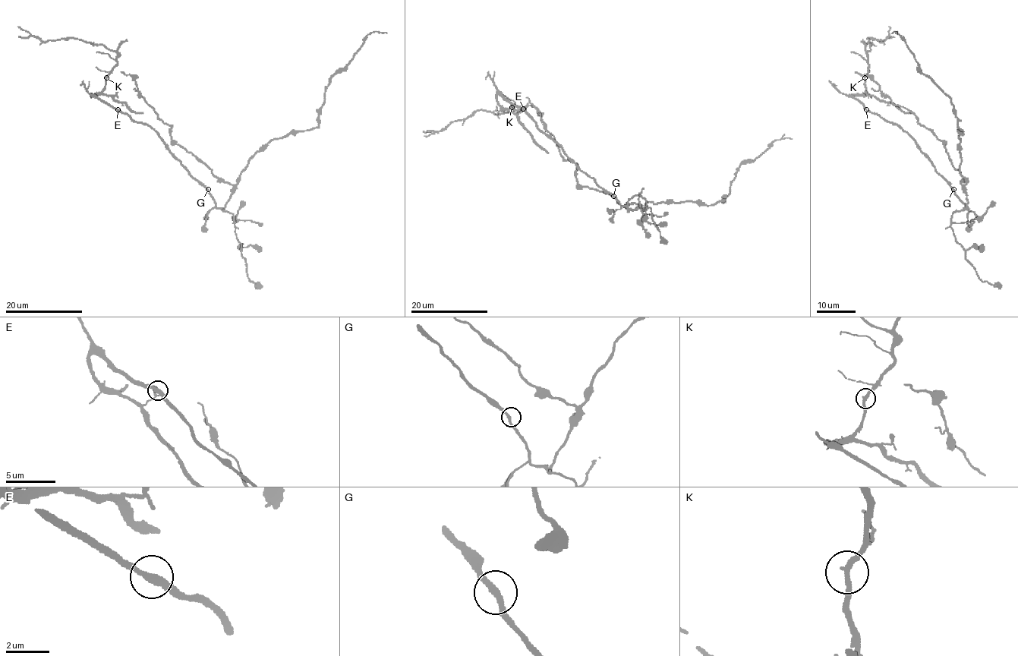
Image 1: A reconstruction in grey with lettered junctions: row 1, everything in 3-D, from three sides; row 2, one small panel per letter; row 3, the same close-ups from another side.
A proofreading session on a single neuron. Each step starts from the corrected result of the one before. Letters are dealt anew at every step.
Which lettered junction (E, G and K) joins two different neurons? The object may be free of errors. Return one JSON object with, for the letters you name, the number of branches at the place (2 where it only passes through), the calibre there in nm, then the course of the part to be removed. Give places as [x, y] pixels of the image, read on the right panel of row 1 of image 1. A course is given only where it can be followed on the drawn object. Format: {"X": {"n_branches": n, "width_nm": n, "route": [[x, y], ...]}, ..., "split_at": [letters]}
{"split_at": []}

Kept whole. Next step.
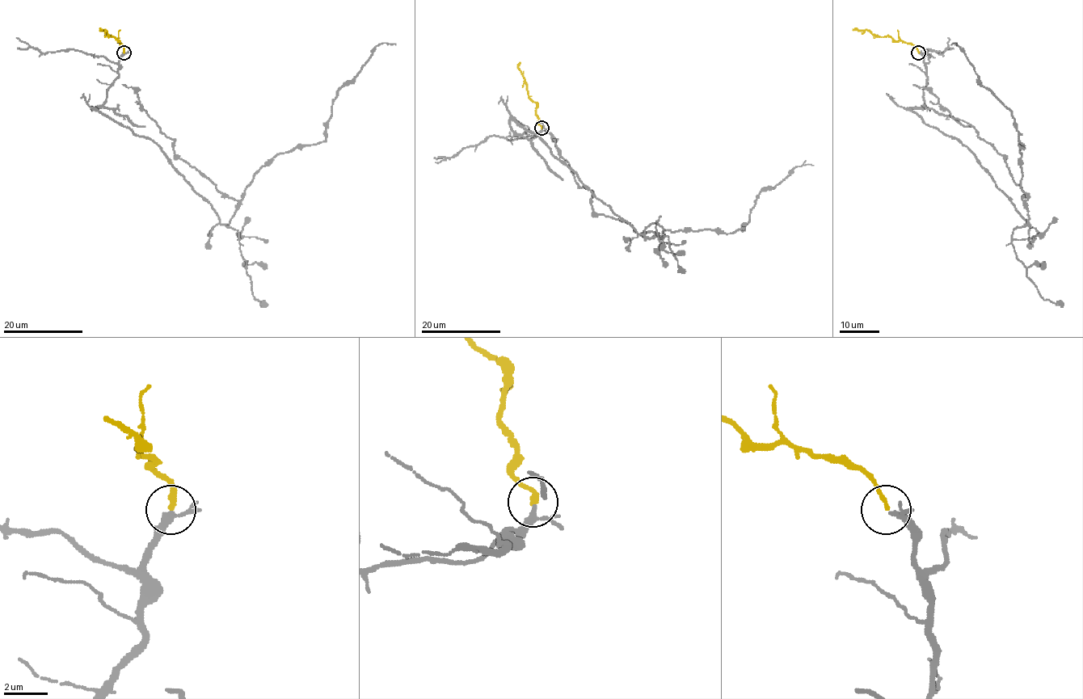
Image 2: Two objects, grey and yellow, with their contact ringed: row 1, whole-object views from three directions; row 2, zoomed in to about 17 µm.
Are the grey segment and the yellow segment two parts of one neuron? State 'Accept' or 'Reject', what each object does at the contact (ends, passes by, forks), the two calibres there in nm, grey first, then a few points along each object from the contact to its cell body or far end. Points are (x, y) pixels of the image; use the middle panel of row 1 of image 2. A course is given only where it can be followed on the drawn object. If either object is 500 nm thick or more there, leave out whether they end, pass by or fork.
Accept. At the ring grey passes by. At the ring yellow ends. Thickness 200 nm (grey) against 200 nm. Course of grey: (541, 128), (519, 134), (512, 120), (651, 238), (667, 229), (733, 233), (762, 191), (813, 165). Course of yellow: (541, 128), (536, 103), (529, 97), (518, 67), (520, 62)

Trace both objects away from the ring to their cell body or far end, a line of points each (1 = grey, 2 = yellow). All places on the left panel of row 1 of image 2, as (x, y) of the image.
1: (123, 52), (92, 108), (149, 137), (227, 225), (253, 176), (325, 140), (339, 89), (377, 46), (395, 44)
2: (123, 52), (118, 40), (109, 36), (105, 30), (100, 30), (103, 29)

